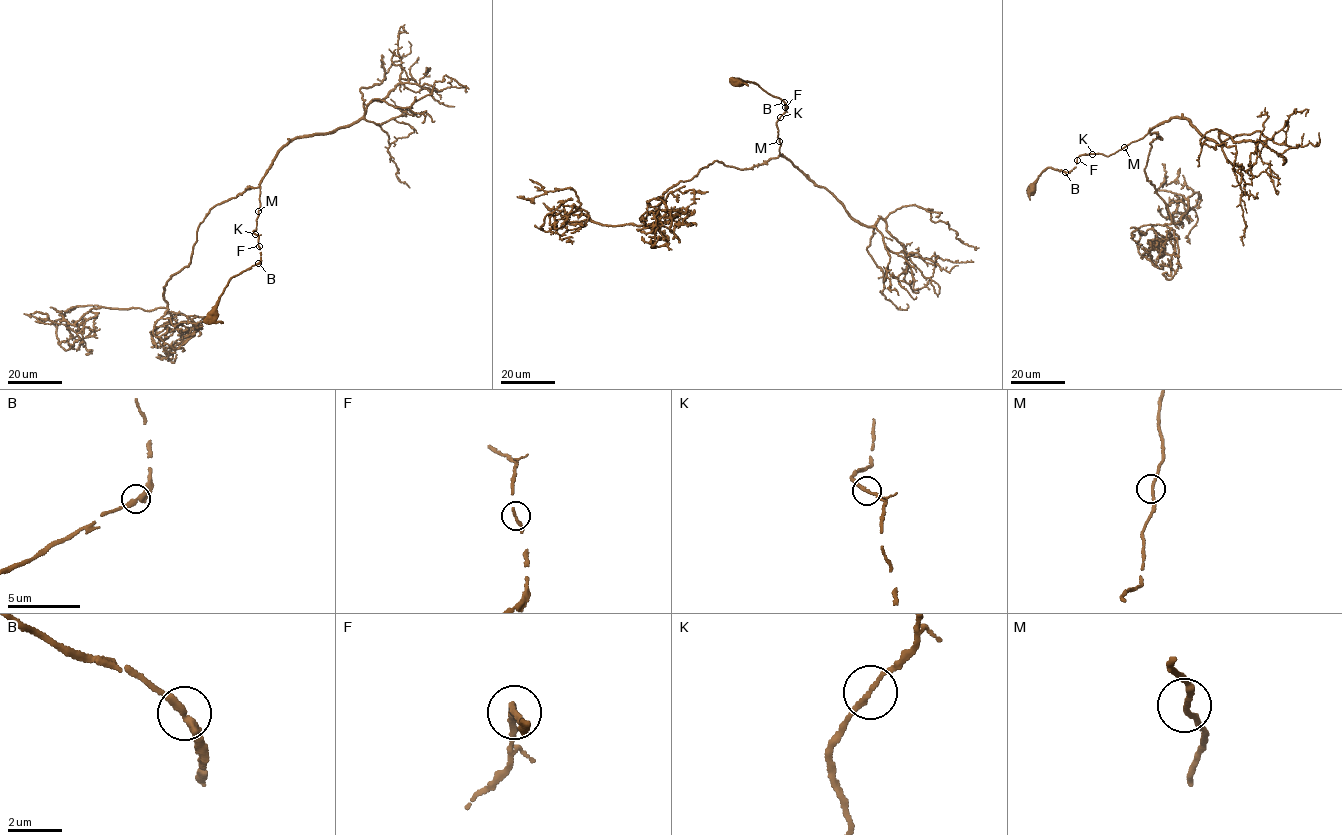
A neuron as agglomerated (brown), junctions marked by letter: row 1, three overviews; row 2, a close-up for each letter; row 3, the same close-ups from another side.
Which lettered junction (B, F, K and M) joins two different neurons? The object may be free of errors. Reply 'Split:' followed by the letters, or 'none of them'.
Split: none of them

